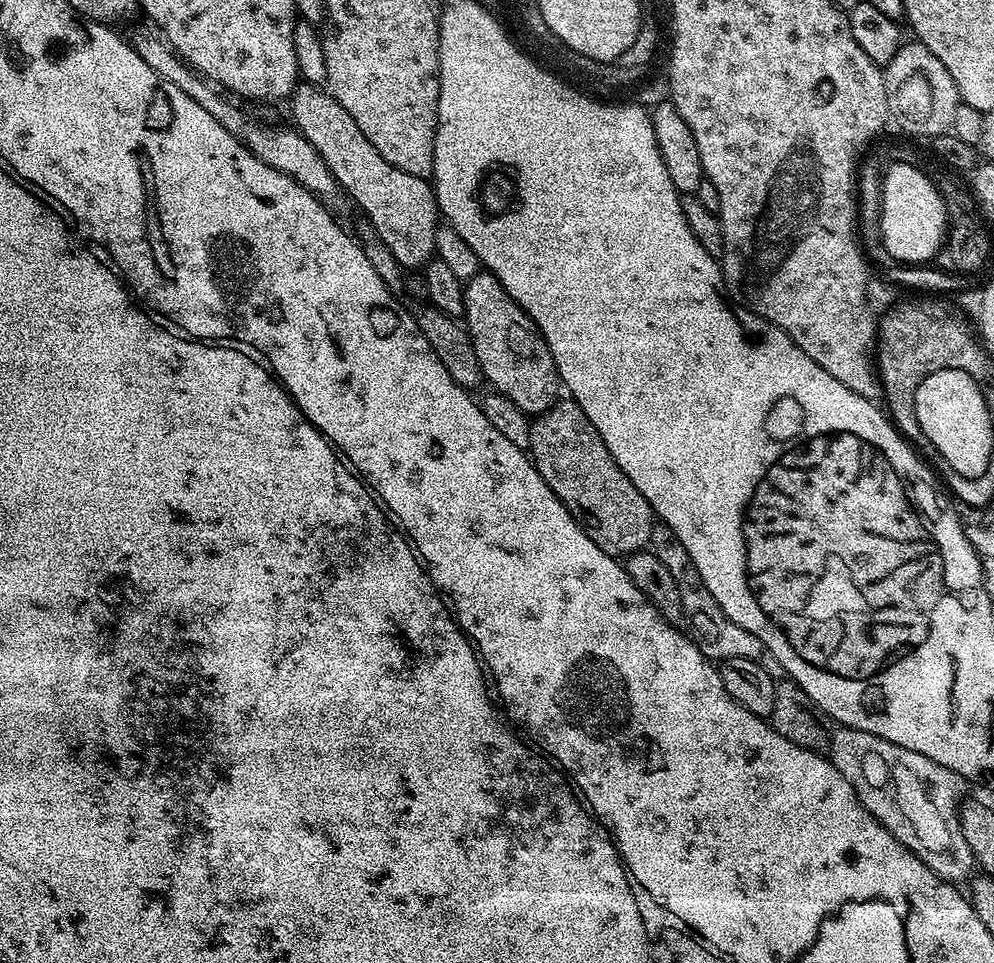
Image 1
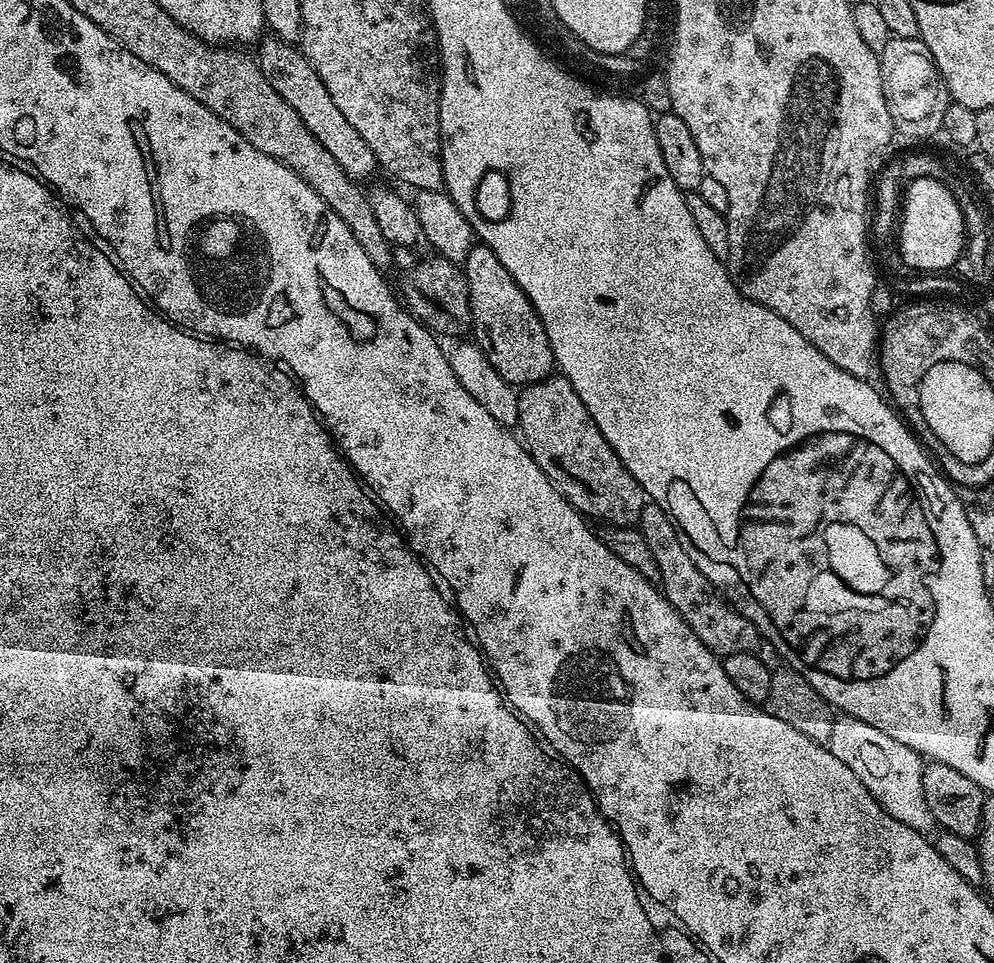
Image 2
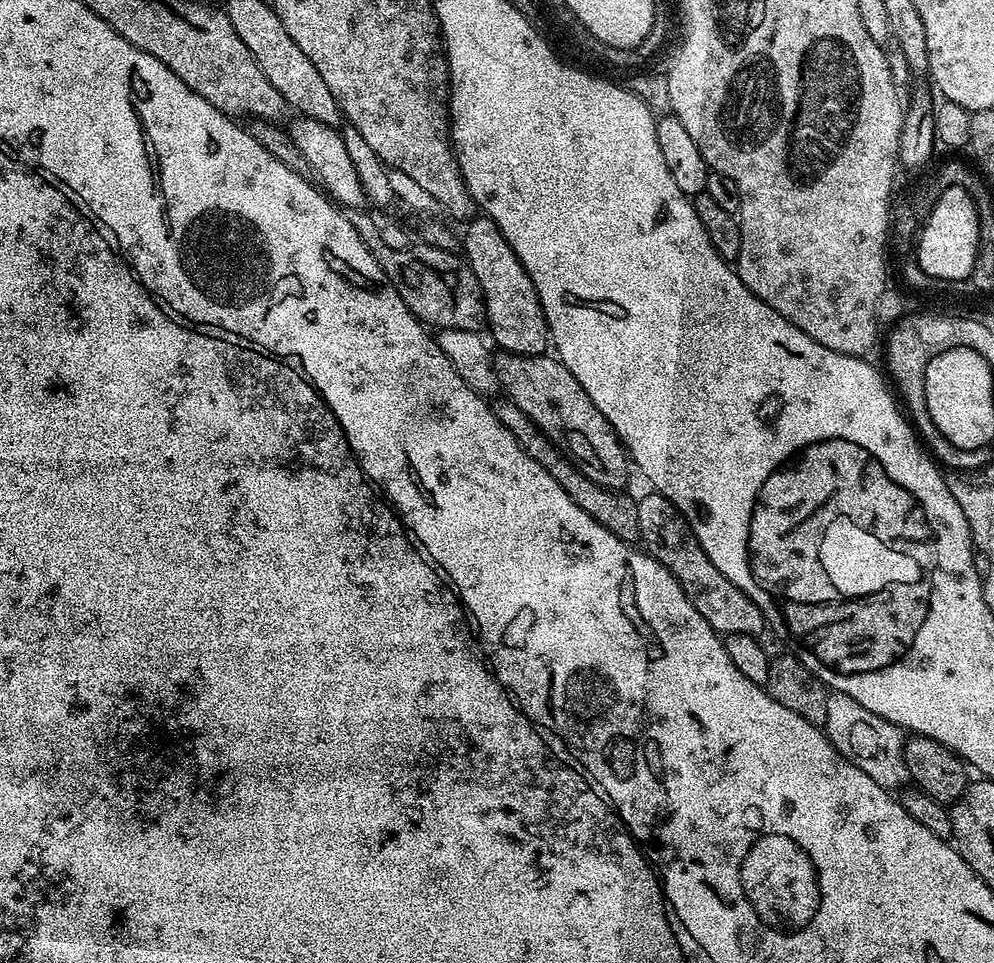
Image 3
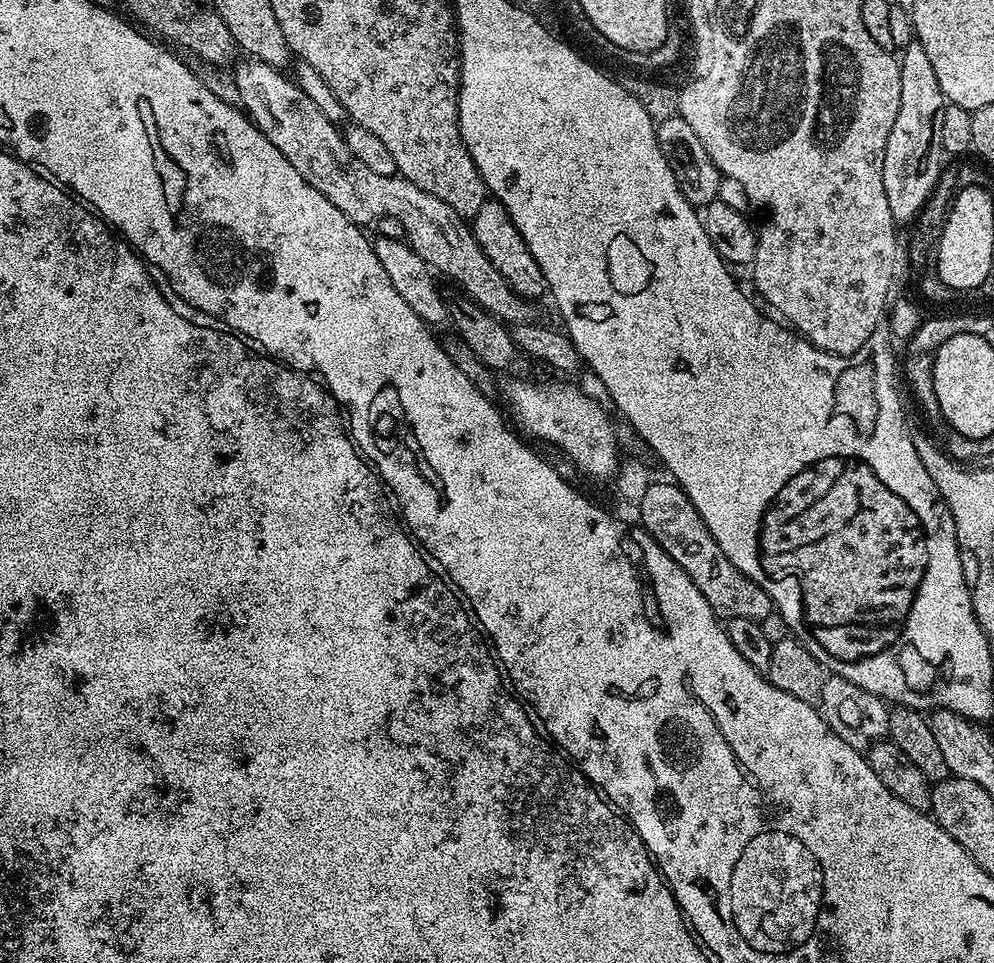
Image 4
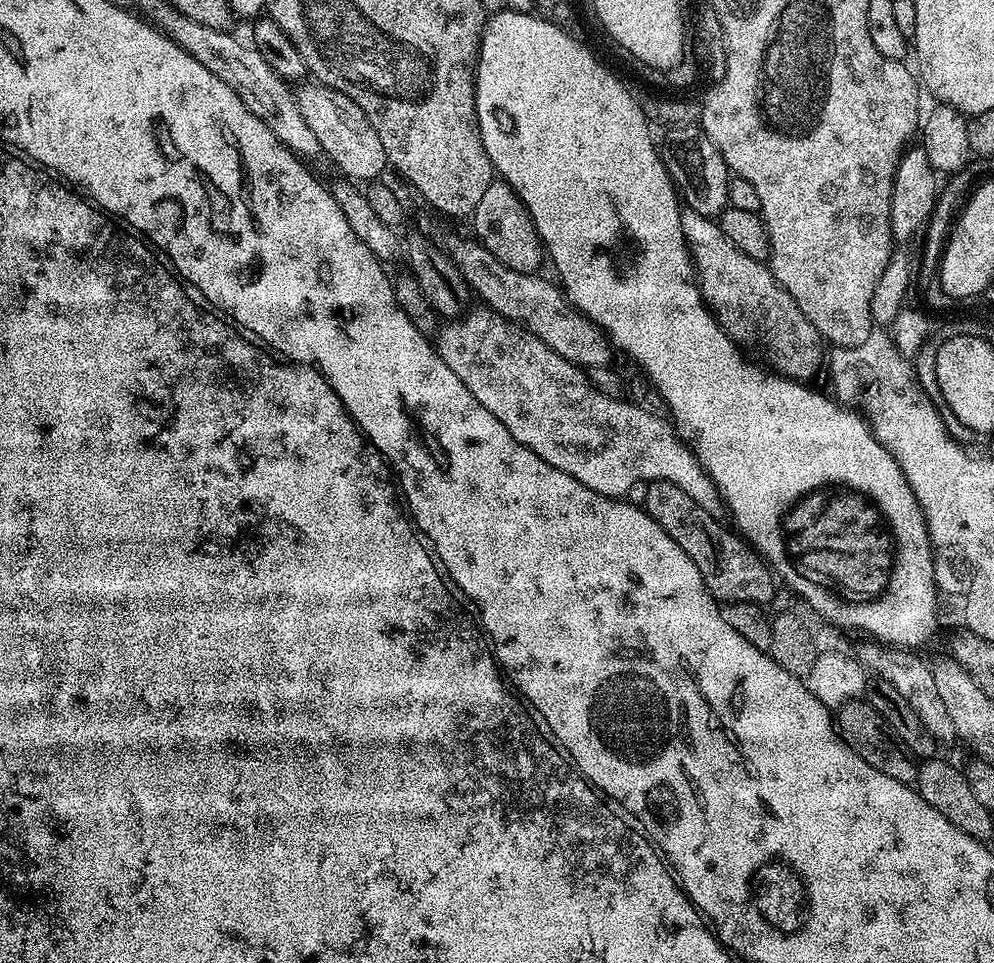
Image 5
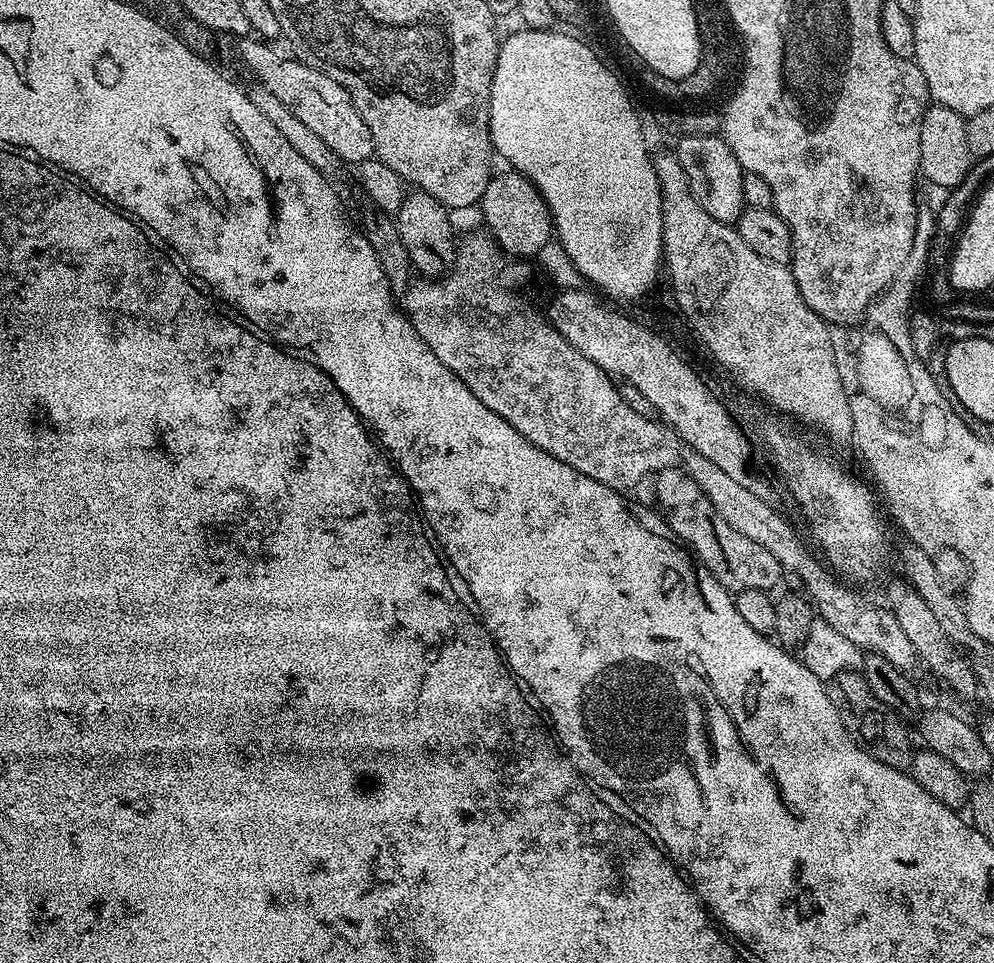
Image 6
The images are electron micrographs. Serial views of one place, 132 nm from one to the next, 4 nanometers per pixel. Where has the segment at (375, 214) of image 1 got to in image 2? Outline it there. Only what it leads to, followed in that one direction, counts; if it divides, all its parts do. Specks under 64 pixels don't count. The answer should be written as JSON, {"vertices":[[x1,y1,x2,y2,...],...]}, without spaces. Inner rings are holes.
{"vertices":[[264,38,259,41,259,48,258,63,262,74,266,74,266,82,270,82,270,86,274,86,278,94,282,94,286,106,292,107,298,113,298,118,306,122,306,130,310,130,310,134,314,134,314,138,322,142,322,146,335,158,338,166,342,166,342,170,346,170,346,174,357,182,364,182,367,176,378,172,374,150,370,150,370,146,362,142,358,130,354,130,354,126,346,122,342,110,338,110,334,98,330,98,330,90,326,90,322,78,318,78,314,66,310,66,299,47,284,40]]}

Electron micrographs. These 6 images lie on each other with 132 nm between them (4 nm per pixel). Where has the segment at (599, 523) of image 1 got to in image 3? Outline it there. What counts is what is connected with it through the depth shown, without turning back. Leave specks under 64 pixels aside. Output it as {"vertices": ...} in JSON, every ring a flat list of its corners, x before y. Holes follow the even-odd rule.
{"vertices":[[497,351,494,359,503,395,515,402,518,410,529,416,590,482,613,490,627,489,630,457,624,445,610,422,606,422,602,410,590,402,590,394,582,390,578,378,566,370,559,358,552,354,519,356]]}

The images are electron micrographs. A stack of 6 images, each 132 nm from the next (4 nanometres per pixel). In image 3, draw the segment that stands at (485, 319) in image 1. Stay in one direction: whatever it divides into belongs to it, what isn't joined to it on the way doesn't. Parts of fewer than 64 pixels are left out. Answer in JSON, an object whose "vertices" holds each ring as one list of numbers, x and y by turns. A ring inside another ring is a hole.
{"vertices":[[480,214,463,225,463,259,477,279,484,295,484,305,488,322,487,331,492,331,491,339,496,339,495,347,501,352,513,352,519,356,542,356,549,351,550,337,548,323,542,310,542,302,530,282,530,274,518,262,518,254,510,250,510,242,502,238,502,230,489,216]]}

